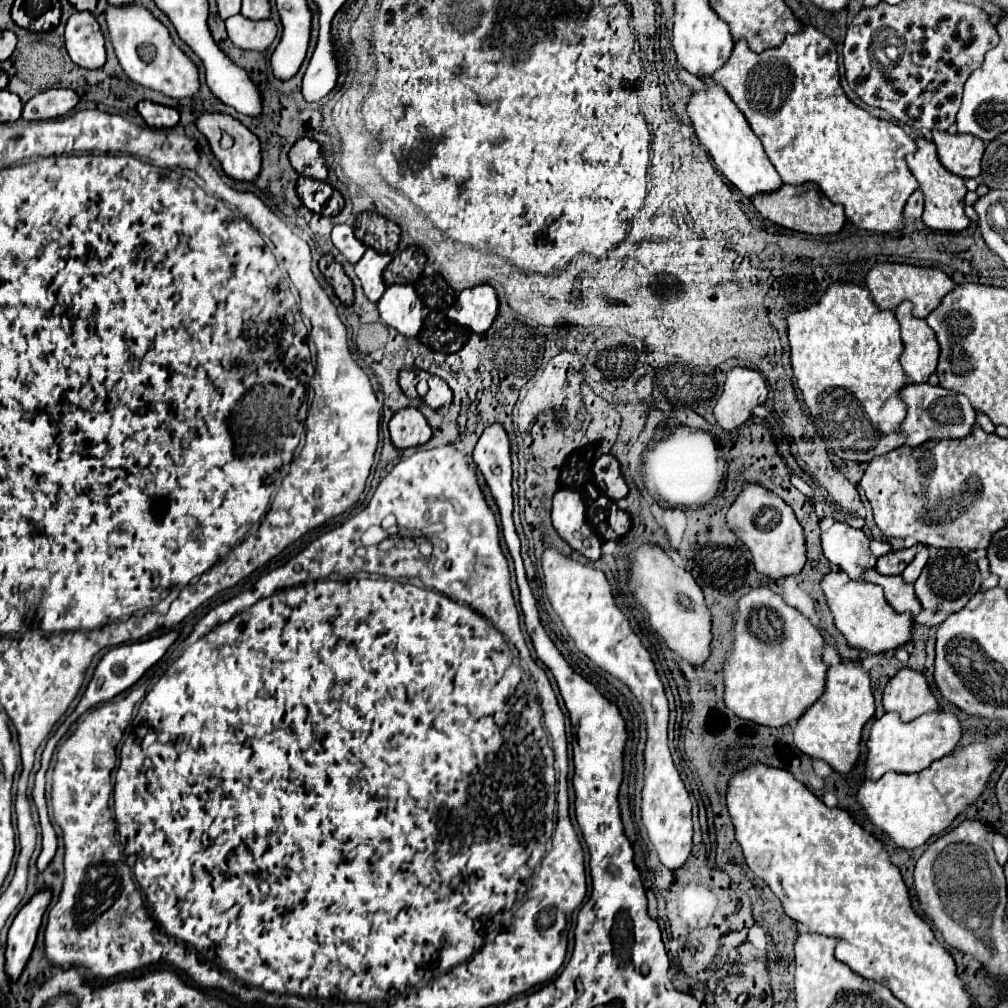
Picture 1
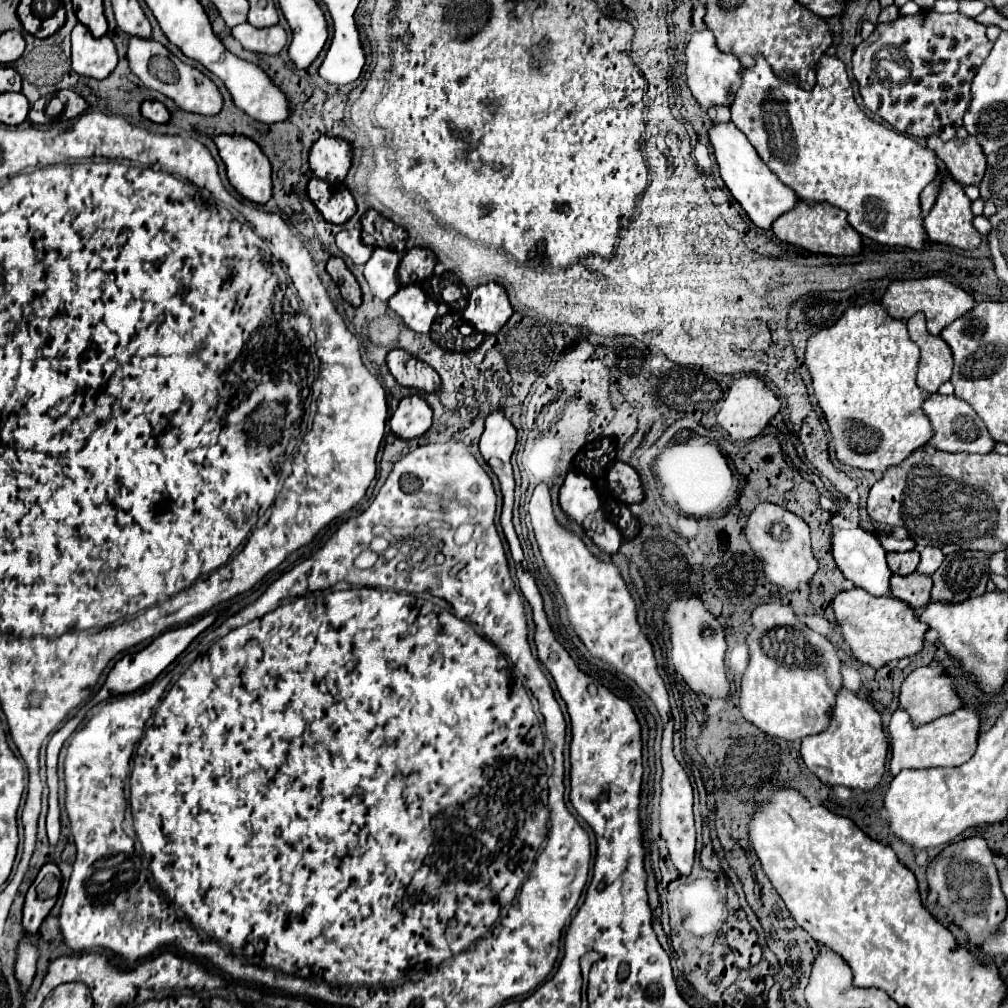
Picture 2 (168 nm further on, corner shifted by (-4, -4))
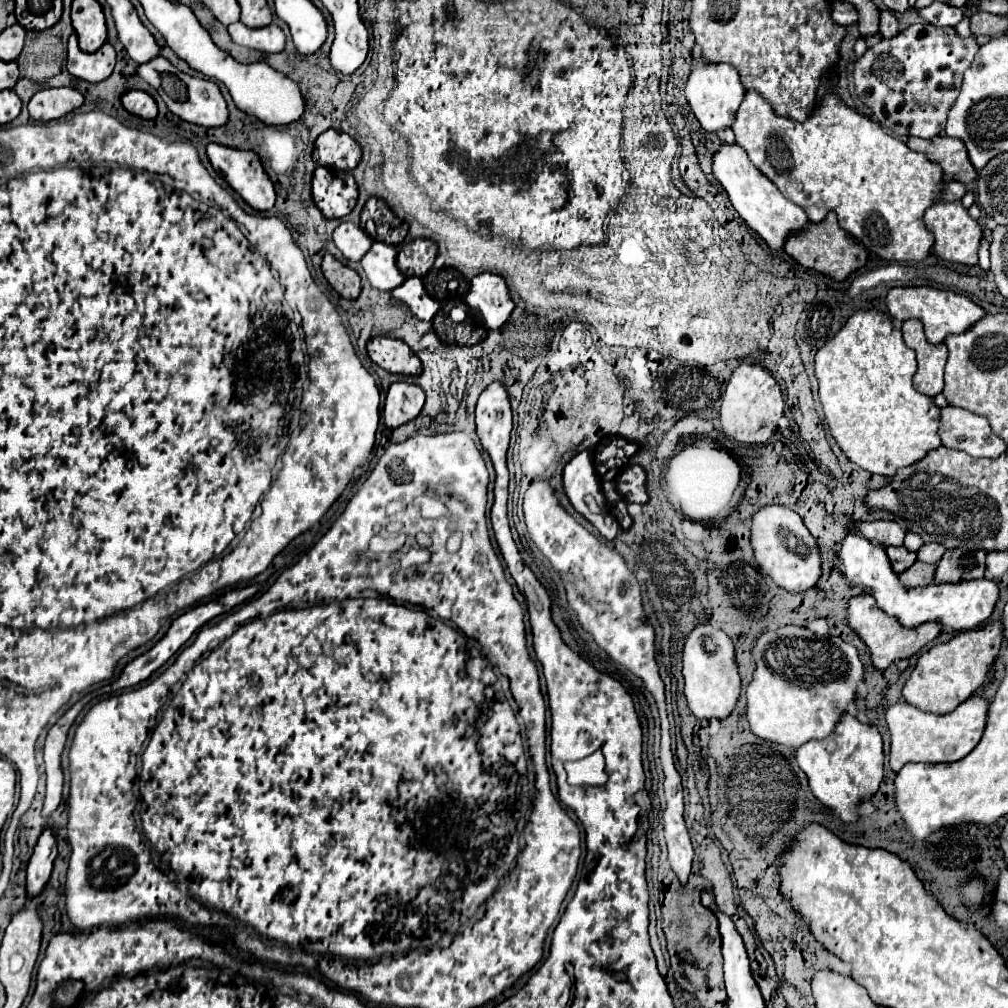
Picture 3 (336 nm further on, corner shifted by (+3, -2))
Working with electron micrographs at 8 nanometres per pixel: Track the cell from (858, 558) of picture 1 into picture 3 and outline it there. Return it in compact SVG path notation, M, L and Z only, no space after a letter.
M847 533L837 547L837 553L843 565L843 575L865 593L871 593L877 601L877 607L897 617L899 623L905 627L913 627L913 623L921 621L935 621L941 623L945 631L977 629L991 617L999 601L999 587L995 581L989 579L975 579L959 585L931 583L919 589L903 589L903 585L899 583L899 575L889 565L885 547L879 543L871 543L857 533Z

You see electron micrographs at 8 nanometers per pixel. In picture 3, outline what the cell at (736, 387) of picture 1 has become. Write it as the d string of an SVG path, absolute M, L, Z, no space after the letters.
M739 365L727 383L719 409L719 423L723 433L739 443L767 443L777 429L783 409L783 393L771 373L759 365Z

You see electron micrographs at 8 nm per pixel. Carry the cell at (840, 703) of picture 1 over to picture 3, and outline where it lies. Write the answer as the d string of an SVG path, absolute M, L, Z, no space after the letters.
M843 713L833 733L821 741L807 741L797 749L797 763L809 779L813 795L829 807L841 821L857 821L857 803L877 793L883 779L883 739L875 725L857 721L851 713Z

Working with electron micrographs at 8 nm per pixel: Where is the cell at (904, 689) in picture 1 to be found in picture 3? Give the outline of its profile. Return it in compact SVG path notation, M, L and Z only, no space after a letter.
M993 621L985 625L983 629L973 629L973 631L963 631L955 639L947 643L933 645L927 649L919 659L915 669L911 671L909 679L905 681L903 687L903 699L927 713L935 715L945 715L953 711L957 705L961 705L987 677L987 671L991 669L999 645L1003 639L1003 625Z

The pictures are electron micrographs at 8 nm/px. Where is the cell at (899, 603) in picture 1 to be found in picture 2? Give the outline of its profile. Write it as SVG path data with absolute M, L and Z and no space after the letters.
M918 571L910 575L892 575L890 581L892 595L904 603L908 603L912 609L922 609L930 601L930 591L932 591L932 577L922 575Z

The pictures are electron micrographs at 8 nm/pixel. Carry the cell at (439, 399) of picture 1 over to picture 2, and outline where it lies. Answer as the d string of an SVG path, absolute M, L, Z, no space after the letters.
M392 349L386 355L386 365L394 379L404 385L404 387L414 387L414 389L424 389L428 393L438 391L440 387L440 377L438 373L424 361L412 357L404 349Z

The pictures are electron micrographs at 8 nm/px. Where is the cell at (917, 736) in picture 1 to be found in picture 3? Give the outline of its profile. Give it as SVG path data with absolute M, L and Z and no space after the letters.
M971 695L955 711L947 715L923 713L917 707L911 707L909 703L903 701L889 707L885 719L891 733L891 753L889 753L891 769L899 771L905 763L953 763L963 759L975 749L975 745L983 735L987 709L989 703L979 695Z

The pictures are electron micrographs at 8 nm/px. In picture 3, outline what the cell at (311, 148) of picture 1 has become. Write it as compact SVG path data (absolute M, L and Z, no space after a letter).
M329 129L317 137L313 159L321 167L343 172L353 171L361 159L361 147L347 133Z

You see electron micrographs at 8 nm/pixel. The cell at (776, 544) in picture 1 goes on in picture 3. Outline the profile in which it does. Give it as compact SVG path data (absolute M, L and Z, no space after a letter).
M767 505L759 509L753 515L751 547L761 571L767 573L779 587L791 593L801 593L815 587L821 575L819 549L807 527L803 525L803 519L795 511L781 505Z

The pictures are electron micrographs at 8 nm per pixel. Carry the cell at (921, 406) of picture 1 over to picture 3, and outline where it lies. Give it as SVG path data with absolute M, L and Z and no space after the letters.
M951 405L939 411L939 437L945 447L961 449L971 457L999 457L1007 449L1007 445L991 433L987 419Z

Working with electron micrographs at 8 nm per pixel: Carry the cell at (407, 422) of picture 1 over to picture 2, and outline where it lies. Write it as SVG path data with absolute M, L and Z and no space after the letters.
M418 395L404 397L390 417L390 429L402 439L420 437L422 433L428 431L430 423L432 423L432 409Z

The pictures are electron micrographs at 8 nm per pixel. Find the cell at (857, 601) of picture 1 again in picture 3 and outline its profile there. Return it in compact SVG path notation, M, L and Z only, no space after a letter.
M861 593L861 595L849 599L847 617L845 619L847 619L849 629L855 631L863 639L863 643L867 645L867 649L871 653L871 659L873 659L873 665L877 669L887 669L893 661L909 659L913 653L923 649L927 643L931 643L941 633L941 625L939 623L921 623L919 627L913 627L913 629L903 627L897 621L897 617L891 617L885 611L881 611L875 605L875 599L871 595L867 595L867 593Z

